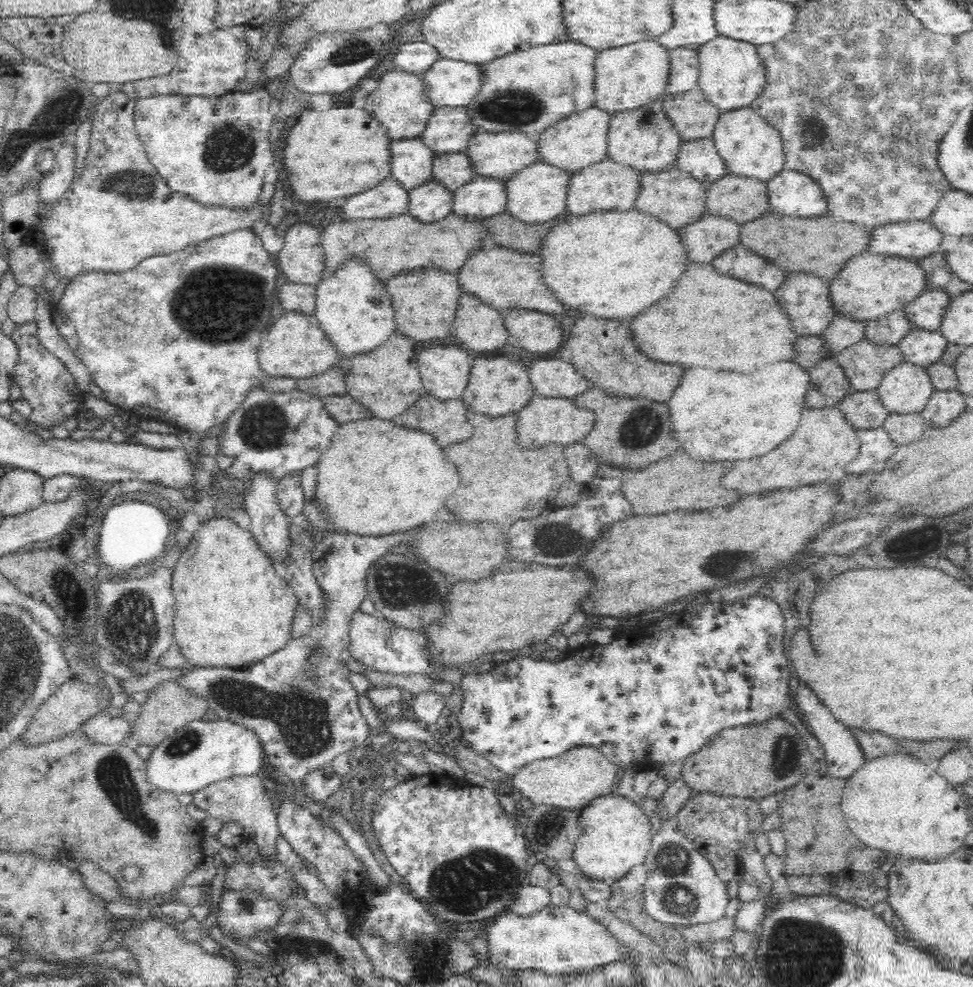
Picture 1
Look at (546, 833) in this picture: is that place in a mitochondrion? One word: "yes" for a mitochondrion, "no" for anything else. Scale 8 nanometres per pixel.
yes

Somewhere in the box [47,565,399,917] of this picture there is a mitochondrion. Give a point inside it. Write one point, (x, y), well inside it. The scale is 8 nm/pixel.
(300, 710)

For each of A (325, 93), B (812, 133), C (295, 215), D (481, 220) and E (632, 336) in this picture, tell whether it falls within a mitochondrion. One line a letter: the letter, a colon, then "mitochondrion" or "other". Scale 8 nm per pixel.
A: other
B: mitochondrion
C: other
D: other
E: other

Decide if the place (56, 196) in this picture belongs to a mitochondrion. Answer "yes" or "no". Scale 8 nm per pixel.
no

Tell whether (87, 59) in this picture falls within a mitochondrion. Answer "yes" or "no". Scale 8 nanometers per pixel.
no

